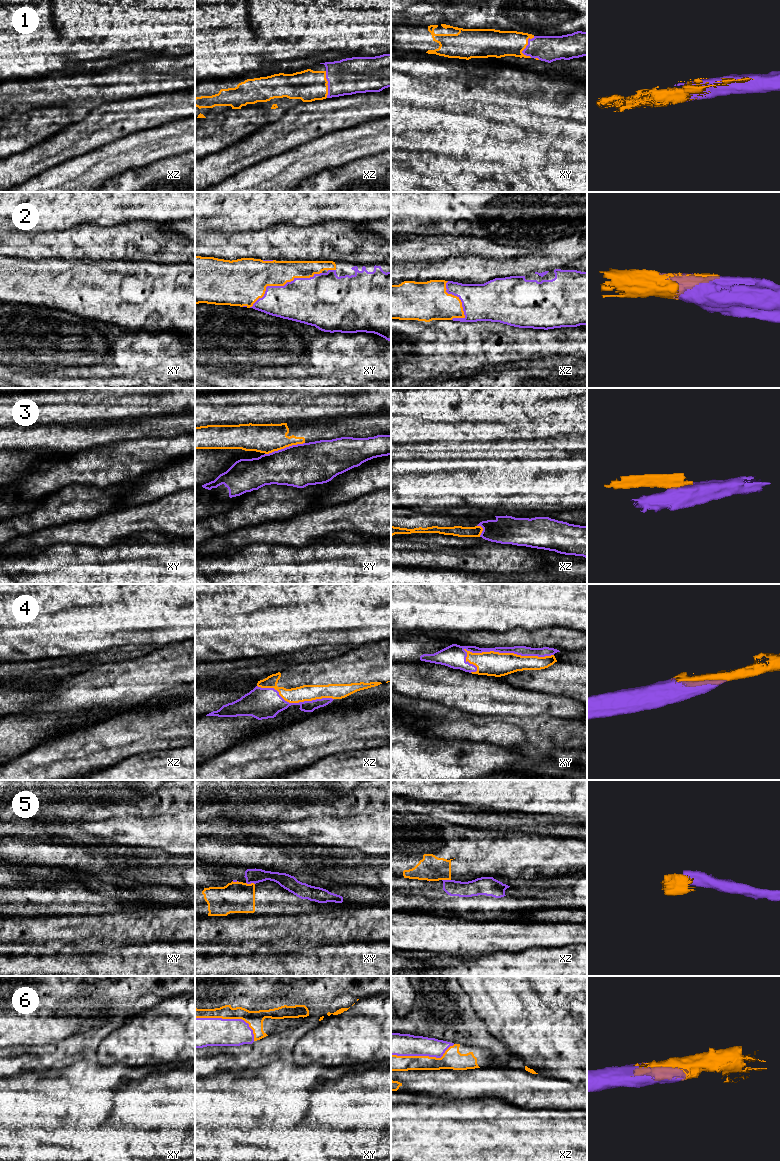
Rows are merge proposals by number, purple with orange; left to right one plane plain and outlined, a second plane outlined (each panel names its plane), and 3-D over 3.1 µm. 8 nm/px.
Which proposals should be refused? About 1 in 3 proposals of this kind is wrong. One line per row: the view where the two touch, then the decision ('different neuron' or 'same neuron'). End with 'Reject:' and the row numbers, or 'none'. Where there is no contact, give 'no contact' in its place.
1: contact in xy; same neuron
2: contact in xy; same neuron
3: contact in xy; different neuron
4: contact in xy; same neuron
5: contact in xy; different neuron
6: contact in xy; same neuron
Reject: 3, 5

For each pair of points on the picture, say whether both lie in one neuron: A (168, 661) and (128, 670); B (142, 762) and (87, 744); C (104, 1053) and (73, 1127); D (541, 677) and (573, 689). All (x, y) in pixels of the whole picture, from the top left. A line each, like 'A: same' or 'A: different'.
A: same
B: different
C: different
D: same

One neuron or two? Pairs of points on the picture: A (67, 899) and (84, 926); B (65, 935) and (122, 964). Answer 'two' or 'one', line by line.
A: two
B: two

